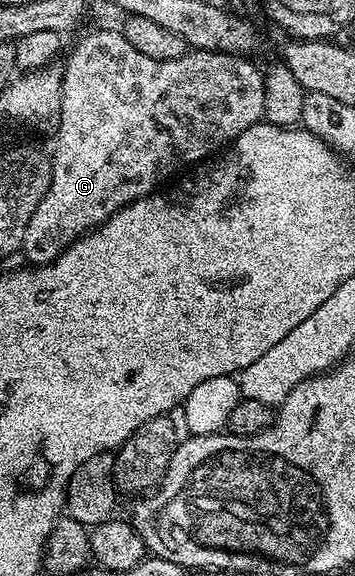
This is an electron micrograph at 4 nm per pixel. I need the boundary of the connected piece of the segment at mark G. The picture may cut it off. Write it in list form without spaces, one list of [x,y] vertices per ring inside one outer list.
[[[99,29],[96,33],[85,34],[84,37],[72,47],[71,54],[67,57],[67,66],[62,66],[61,69],[63,90],[61,91],[60,117],[57,126],[57,134],[59,133],[59,138],[55,141],[55,153],[53,152],[53,156],[51,157],[51,182],[49,183],[49,191],[45,191],[45,199],[41,199],[41,203],[37,203],[37,211],[33,211],[33,219],[29,219],[29,227],[25,227],[25,235],[23,236],[23,244],[21,246],[22,256],[27,256],[28,259],[31,260],[28,262],[30,262],[32,266],[51,264],[51,262],[56,261],[56,259],[59,258],[59,256],[61,256],[61,254],[63,254],[63,252],[65,252],[76,239],[82,237],[84,233],[89,233],[92,229],[97,229],[100,225],[105,224],[108,219],[117,212],[117,210],[123,209],[126,205],[132,205],[137,199],[147,197],[150,193],[156,192],[156,190],[162,186],[159,184],[161,184],[162,181],[169,180],[178,169],[183,169],[186,165],[195,167],[200,163],[206,162],[212,155],[218,154],[224,147],[230,145],[231,142],[236,141],[241,135],[241,131],[245,131],[250,125],[257,125],[260,121],[264,120],[263,108],[265,107],[265,83],[263,82],[263,69],[260,68],[260,66],[255,66],[251,61],[254,60],[248,59],[246,56],[237,53],[218,53],[217,51],[207,51],[205,49],[191,49],[180,55],[179,58],[165,59],[165,61],[162,62],[160,59],[149,59],[148,56],[141,54],[131,43],[126,41],[122,32],[115,30],[114,33],[111,29]]]

